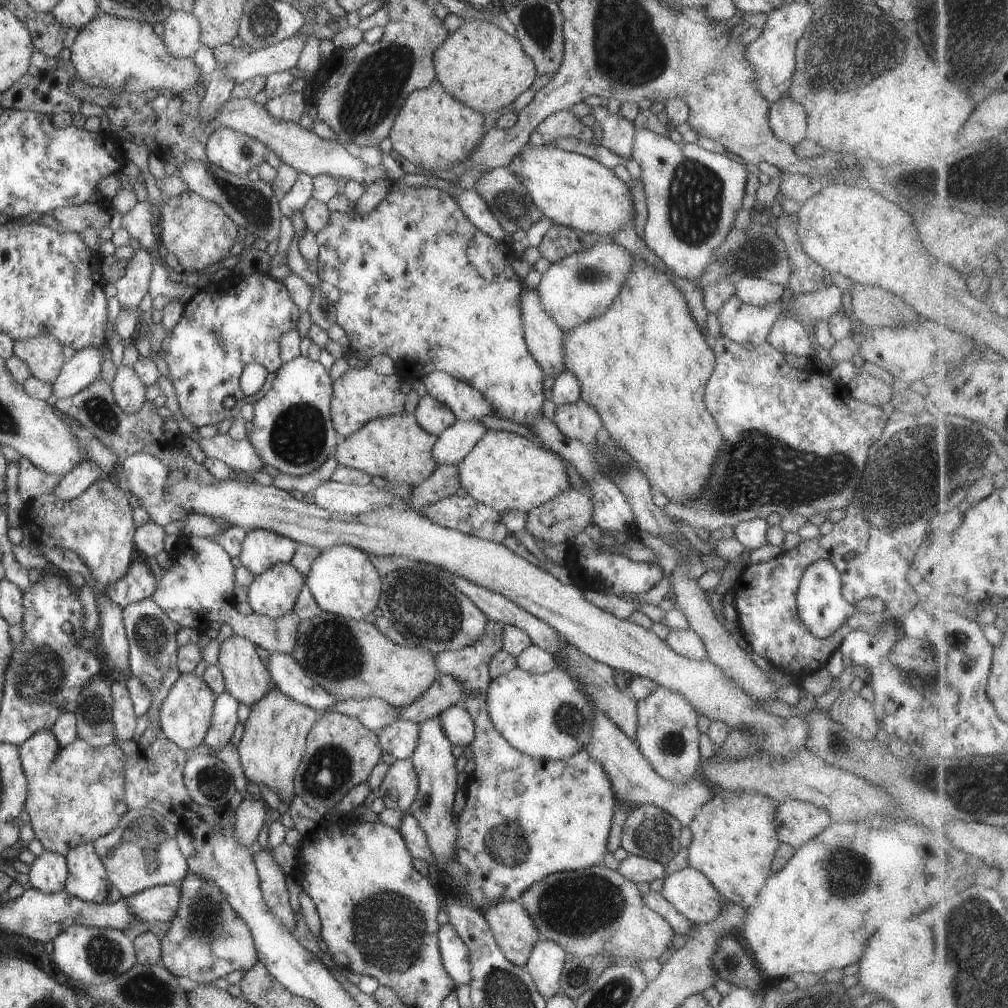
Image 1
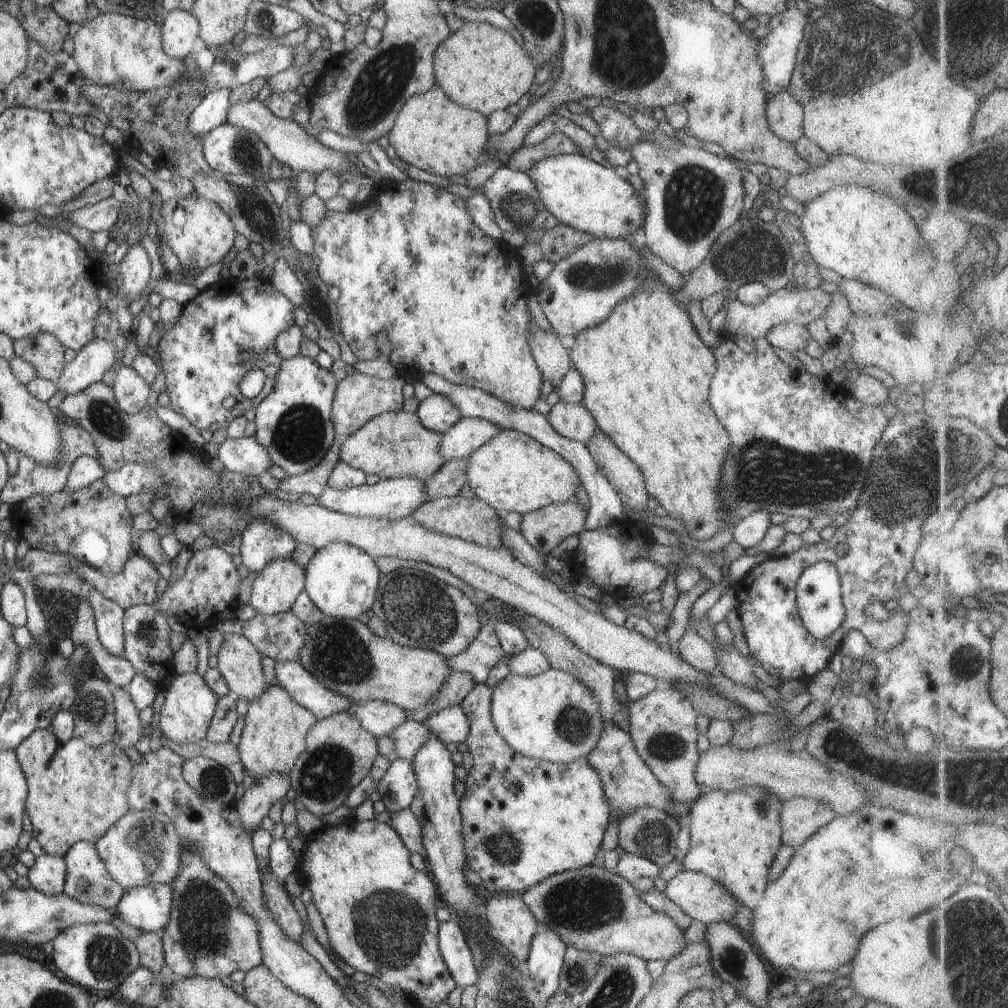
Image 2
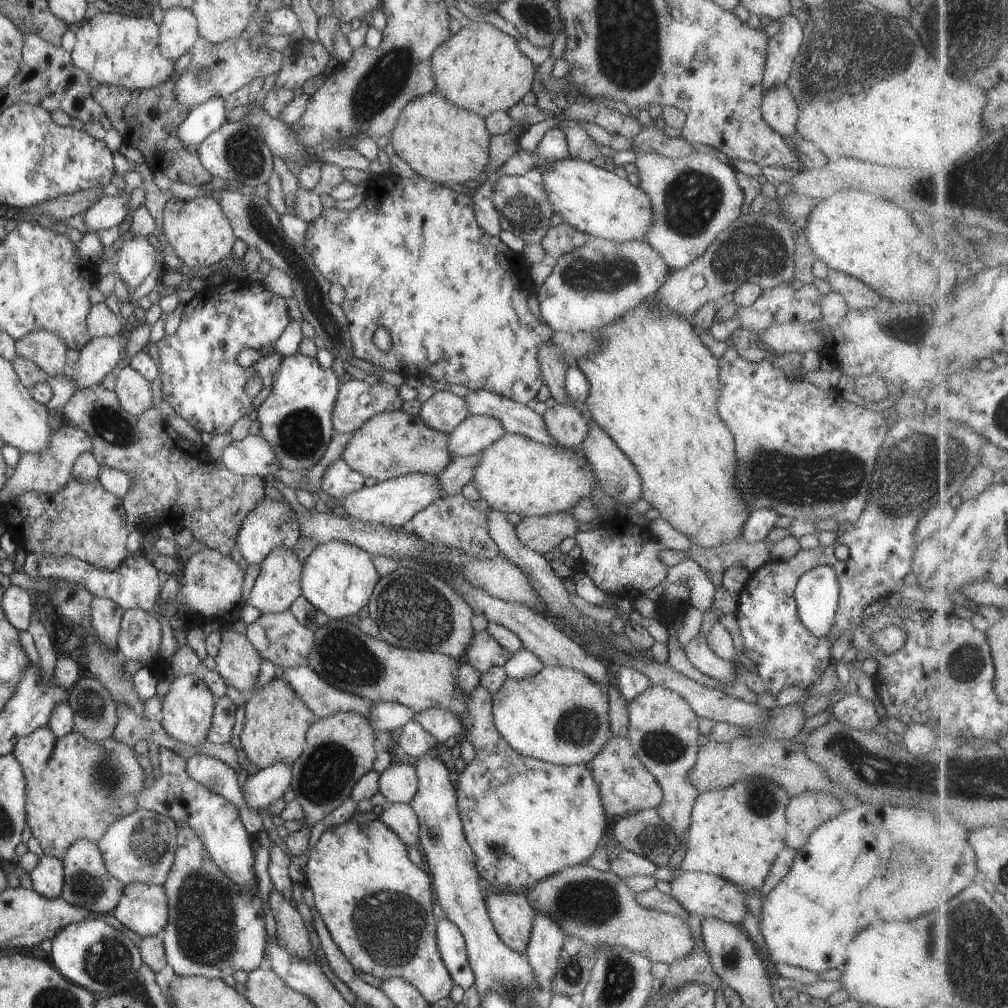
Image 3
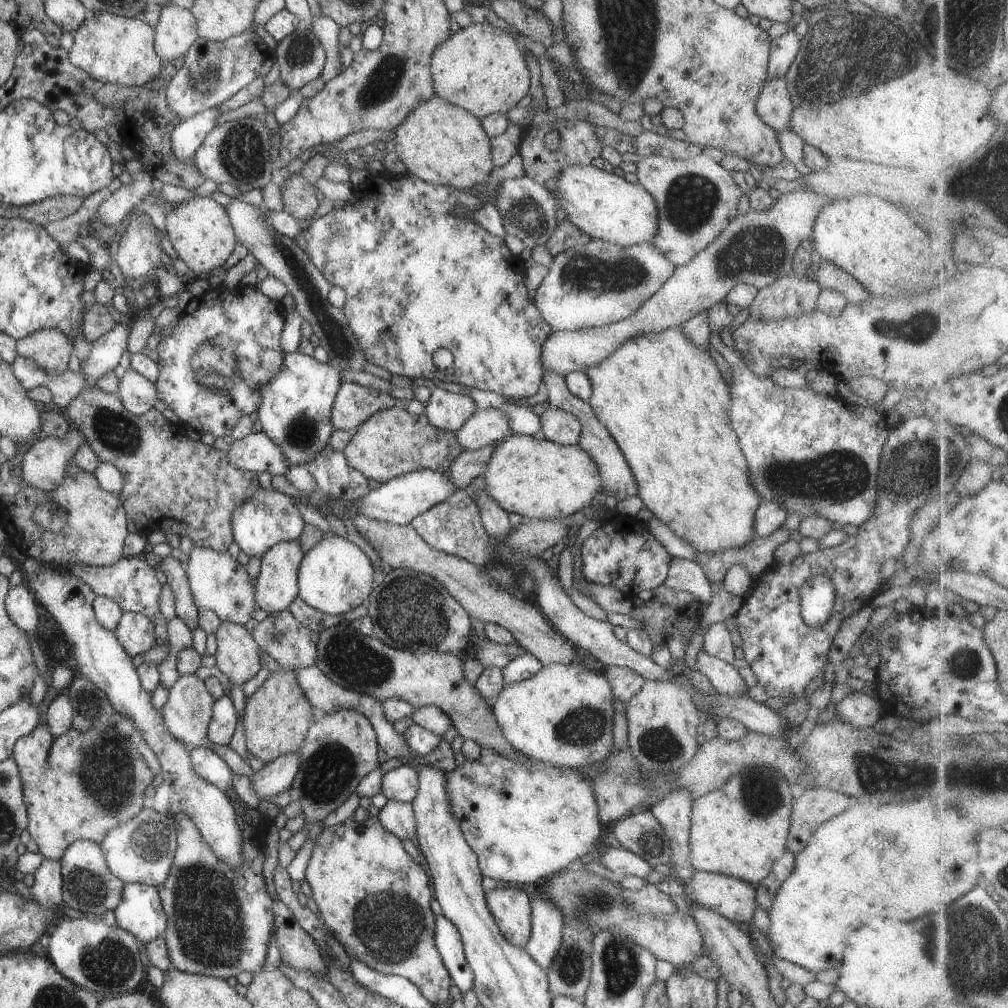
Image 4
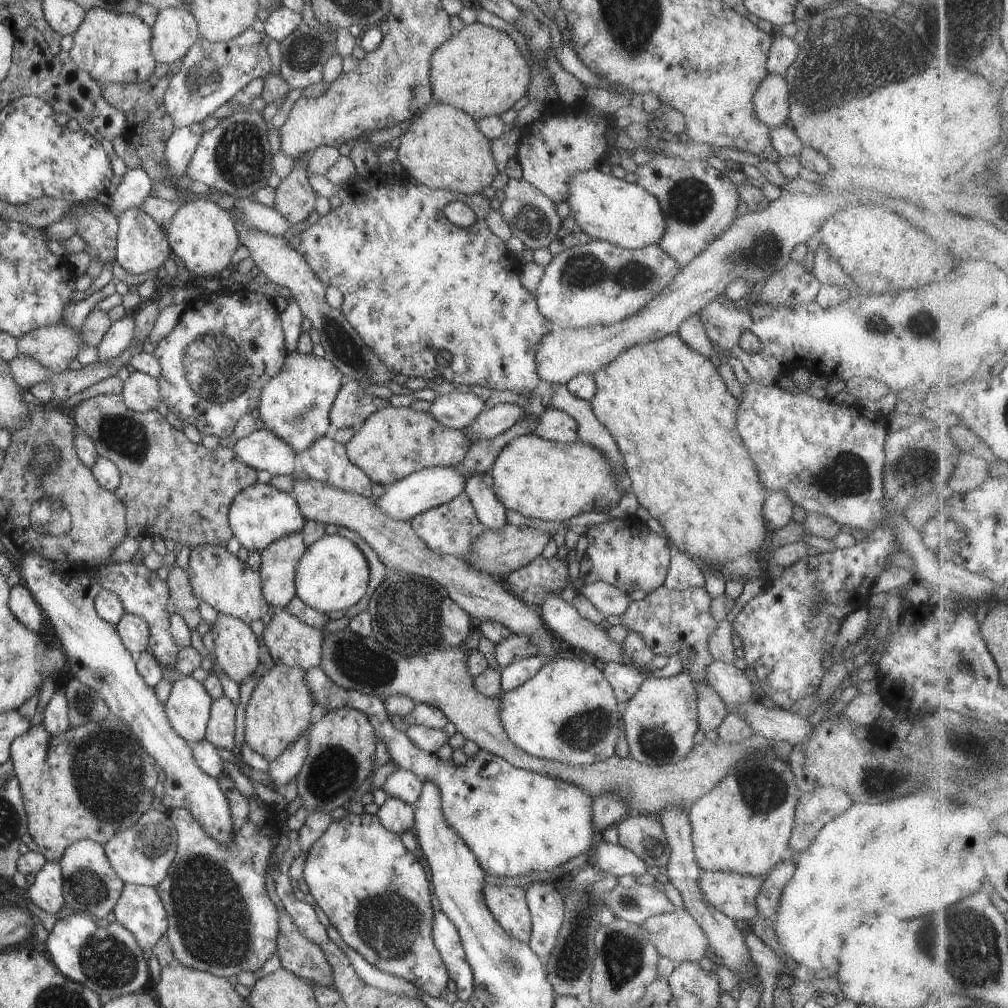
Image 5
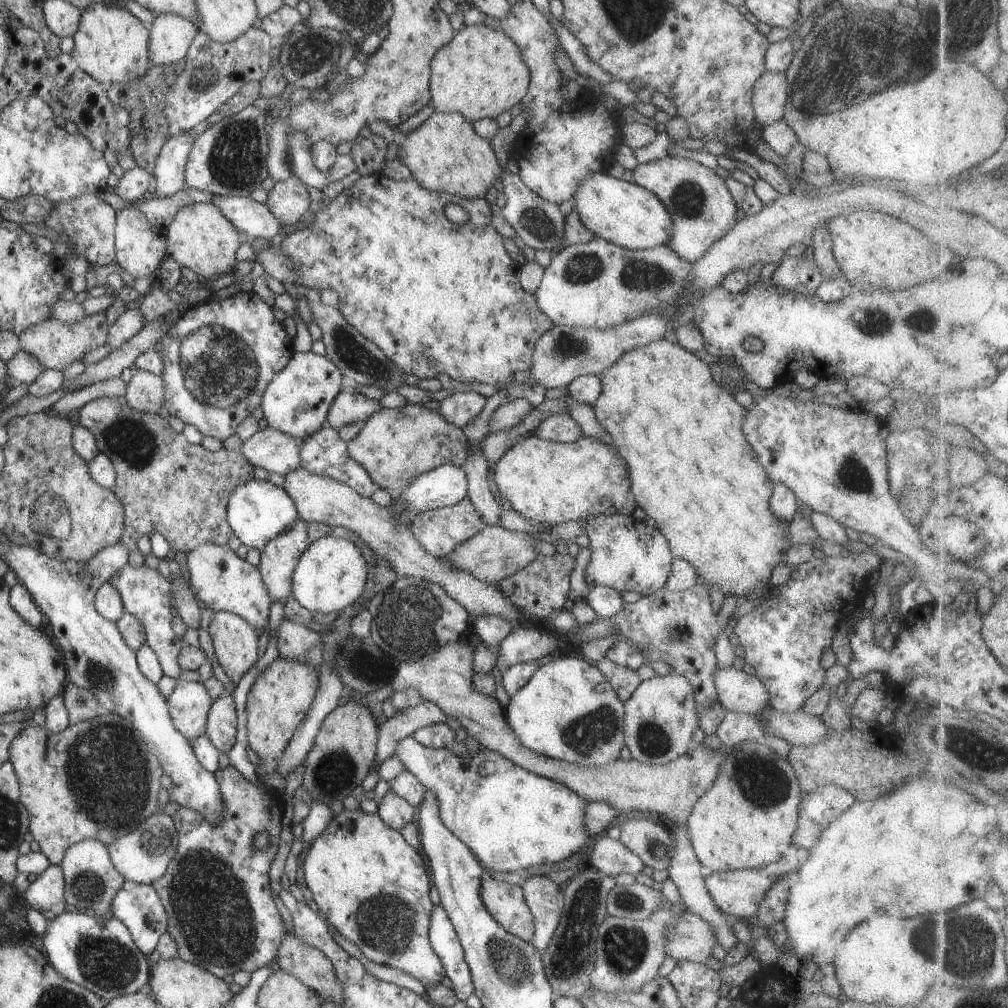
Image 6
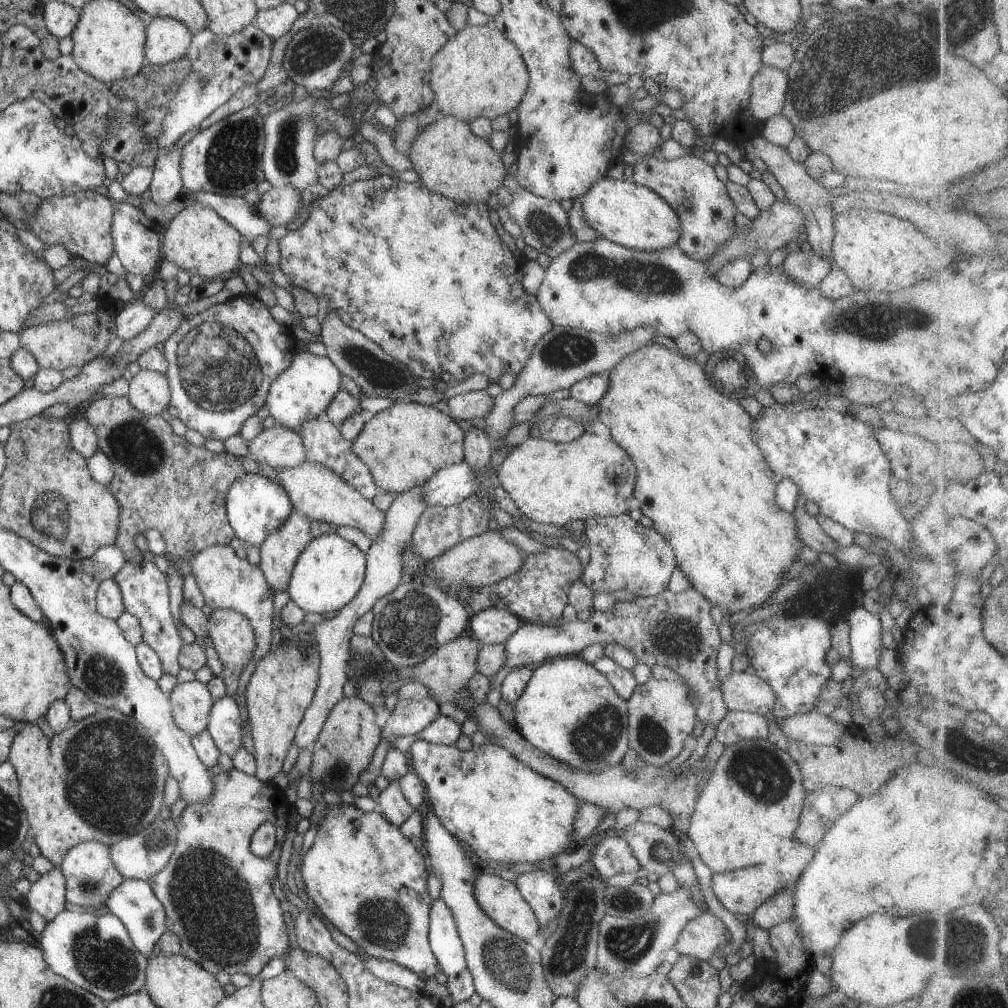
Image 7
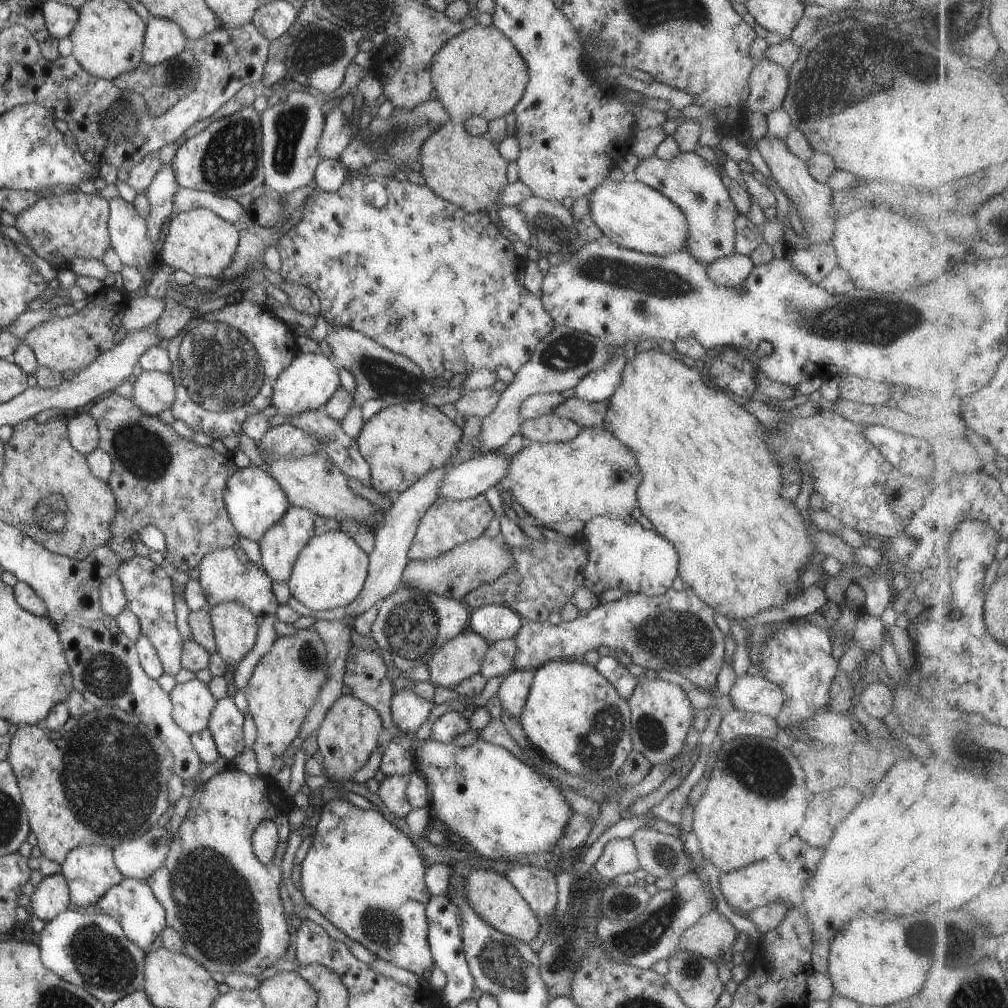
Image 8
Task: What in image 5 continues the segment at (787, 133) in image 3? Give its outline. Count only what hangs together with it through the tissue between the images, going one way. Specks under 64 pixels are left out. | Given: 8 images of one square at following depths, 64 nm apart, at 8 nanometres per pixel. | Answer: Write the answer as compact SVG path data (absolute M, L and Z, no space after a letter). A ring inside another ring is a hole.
M784 75L763 76L753 95L755 116L767 128L777 128L785 124L789 112L789 91Z

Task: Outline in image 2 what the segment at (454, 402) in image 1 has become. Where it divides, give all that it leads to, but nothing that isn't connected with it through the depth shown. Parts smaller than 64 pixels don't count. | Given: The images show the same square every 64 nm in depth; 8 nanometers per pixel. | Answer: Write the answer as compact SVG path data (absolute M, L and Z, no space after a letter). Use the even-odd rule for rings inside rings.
M424 374L419 380L431 390L431 392L437 392L445 398L451 400L451 404L459 410L461 417L475 417L493 422L495 425L501 426L503 429L514 430L515 432L521 432L526 434L529 438L535 440L539 444L554 450L565 458L573 470L577 472L577 478L580 480L580 484L584 488L589 499L589 511L586 514L585 522L583 522L583 531L592 531L596 528L605 528L617 523L617 520L625 518L625 515L629 512L621 504L621 499L617 496L617 492L611 488L611 484L607 482L607 478L599 472L597 464L593 462L589 450L585 448L584 443L567 440L563 436L559 436L558 432L555 432L554 428L551 428L549 421L543 414L535 411L533 408L525 410L525 408L517 408L517 406L509 406L505 402L501 402L499 398L483 392L481 389L476 389L468 386L461 386L451 384L447 382L445 378L437 376L437 374Z

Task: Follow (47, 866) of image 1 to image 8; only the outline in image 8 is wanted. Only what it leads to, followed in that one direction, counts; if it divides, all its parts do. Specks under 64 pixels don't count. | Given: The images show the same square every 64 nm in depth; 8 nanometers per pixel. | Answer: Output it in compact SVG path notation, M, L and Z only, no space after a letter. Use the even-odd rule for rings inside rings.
M60 873L45 876L29 896L29 912L43 923L50 922L68 906L67 882Z

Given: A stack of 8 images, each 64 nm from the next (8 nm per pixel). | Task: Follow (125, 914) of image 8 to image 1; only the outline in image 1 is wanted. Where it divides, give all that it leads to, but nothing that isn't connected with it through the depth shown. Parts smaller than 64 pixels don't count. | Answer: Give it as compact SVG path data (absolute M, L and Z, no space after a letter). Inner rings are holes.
M177 883L155 885L125 896L125 902L139 924L157 924L167 922L175 916L179 896L181 894Z

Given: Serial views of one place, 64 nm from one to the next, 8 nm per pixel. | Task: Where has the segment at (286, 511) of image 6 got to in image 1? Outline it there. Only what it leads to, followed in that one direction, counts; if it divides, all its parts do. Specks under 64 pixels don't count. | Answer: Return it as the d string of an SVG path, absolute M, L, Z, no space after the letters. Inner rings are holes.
M253 528L246 531L238 556L241 566L257 575L273 564L290 562L296 546L296 542L290 538L263 528Z

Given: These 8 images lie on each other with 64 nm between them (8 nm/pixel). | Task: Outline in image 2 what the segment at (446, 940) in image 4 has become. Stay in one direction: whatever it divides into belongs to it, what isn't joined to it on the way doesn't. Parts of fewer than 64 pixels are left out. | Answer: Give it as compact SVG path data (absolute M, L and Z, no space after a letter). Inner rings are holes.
M451 920L440 922L437 930L437 944L441 960L456 986L463 989L474 984L477 980L476 970L460 927Z

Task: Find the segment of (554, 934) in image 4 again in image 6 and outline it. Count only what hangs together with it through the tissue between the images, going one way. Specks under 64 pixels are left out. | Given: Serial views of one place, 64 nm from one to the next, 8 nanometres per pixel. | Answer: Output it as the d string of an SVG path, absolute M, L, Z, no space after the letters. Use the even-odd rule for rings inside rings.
M534 876L520 888L534 921L530 944L543 952L548 948L562 914L564 899L561 887L544 876Z

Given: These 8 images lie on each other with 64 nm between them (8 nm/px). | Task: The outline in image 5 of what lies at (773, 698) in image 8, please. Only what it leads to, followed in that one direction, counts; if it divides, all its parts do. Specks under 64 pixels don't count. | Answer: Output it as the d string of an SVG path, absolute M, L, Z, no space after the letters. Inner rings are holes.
M713 659L705 668L706 682L727 707L755 701L752 684L745 672L732 663L723 664Z

